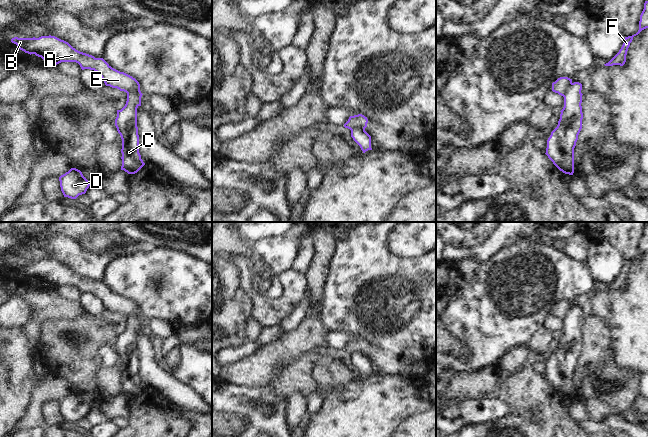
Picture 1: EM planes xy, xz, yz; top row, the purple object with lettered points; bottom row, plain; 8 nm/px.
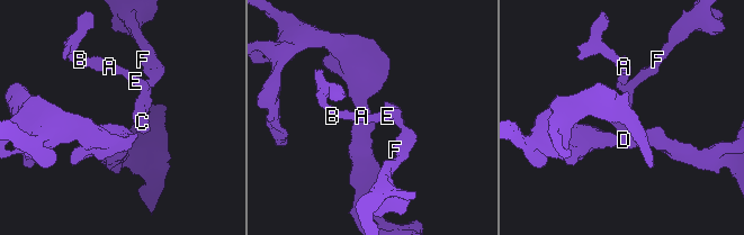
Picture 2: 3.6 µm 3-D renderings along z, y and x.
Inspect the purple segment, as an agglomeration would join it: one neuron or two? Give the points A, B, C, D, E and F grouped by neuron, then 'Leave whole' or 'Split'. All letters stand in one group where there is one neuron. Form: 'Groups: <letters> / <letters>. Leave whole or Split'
Groups: A B E / C D F. Split.

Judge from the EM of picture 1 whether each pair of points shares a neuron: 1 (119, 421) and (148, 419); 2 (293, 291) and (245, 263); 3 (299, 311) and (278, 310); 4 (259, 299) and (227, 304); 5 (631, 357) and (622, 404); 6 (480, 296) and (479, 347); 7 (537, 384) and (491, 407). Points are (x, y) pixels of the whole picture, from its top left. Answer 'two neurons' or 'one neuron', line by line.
1: two neurons
2: one neuron
3: two neurons
4: two neurons
5: two neurons
6: one neuron
7: two neurons

